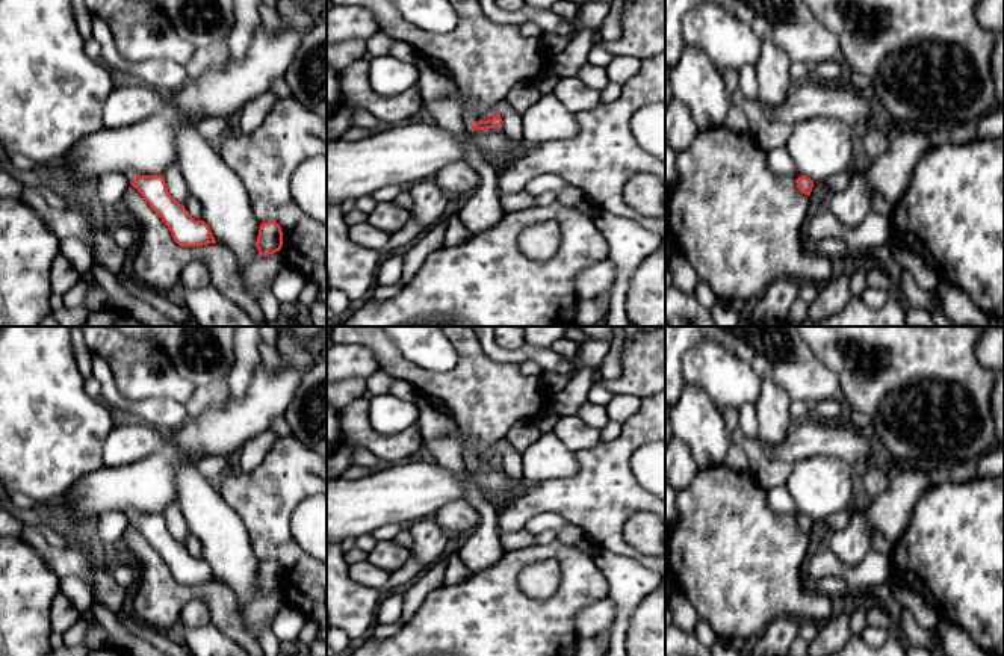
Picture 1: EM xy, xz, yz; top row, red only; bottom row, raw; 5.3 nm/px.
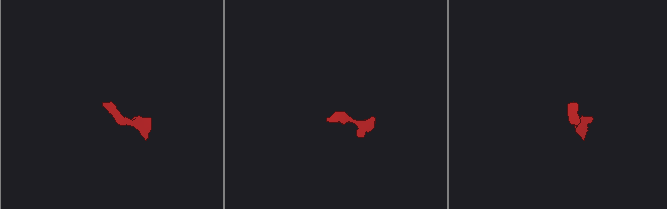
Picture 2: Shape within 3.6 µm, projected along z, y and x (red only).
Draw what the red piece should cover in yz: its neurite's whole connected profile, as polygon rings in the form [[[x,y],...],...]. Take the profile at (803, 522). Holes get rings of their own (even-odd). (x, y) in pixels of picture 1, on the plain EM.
[[[777,485],[777,487],[768,488],[767,500],[771,509],[783,515],[794,515],[800,531],[807,535],[810,534],[813,520],[800,512],[786,485]]]

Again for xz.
[[[460,428],[455,431],[455,435],[461,446],[463,460],[464,460],[466,467],[469,469],[502,467],[502,456],[499,452],[494,452],[493,456],[488,460],[482,460],[476,453],[473,443],[467,440],[467,437],[464,435],[464,432]]]

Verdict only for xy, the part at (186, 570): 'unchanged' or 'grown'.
grown

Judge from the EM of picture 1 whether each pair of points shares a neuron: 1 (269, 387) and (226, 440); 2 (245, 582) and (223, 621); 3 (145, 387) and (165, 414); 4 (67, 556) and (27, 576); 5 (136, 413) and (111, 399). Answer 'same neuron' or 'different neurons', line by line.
1: same neuron
2: different neurons
3: different neurons
4: different neurons
5: same neuron

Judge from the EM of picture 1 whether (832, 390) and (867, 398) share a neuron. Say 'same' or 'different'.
different

